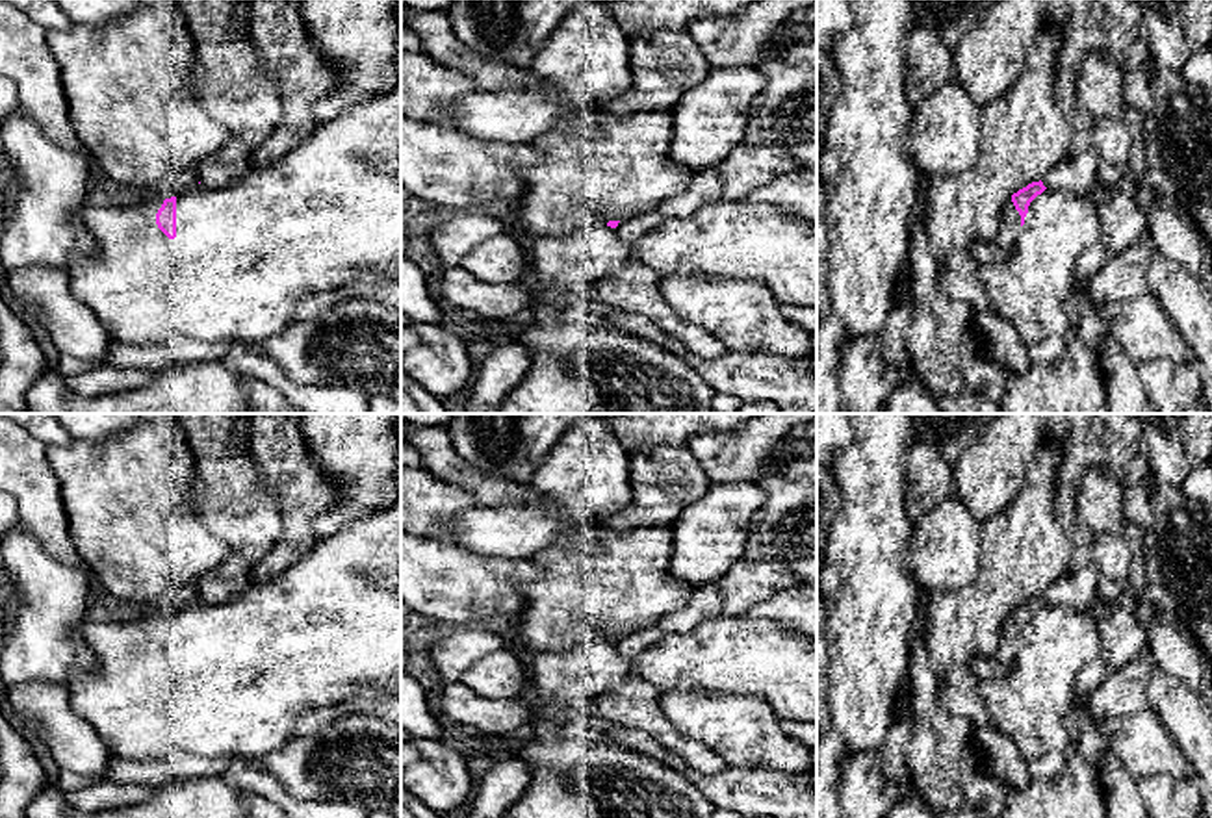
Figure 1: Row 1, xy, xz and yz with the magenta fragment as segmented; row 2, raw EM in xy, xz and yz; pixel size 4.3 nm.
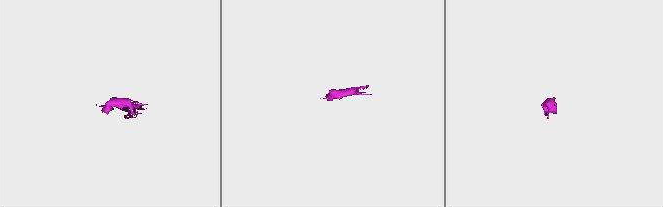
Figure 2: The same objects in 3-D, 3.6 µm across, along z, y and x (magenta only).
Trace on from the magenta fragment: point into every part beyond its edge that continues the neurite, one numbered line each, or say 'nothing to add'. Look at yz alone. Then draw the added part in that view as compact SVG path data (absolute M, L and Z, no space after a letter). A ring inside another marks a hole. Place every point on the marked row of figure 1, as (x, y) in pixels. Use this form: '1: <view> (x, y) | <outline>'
1: yz (1031, 290) | M1045 189L1025 217L1021 234L1002 263L982 263L982 282L993 312L1015 326L1026 343L1052 334L1071 336L1077 262L1101 237L1091 197Z

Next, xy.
1: xy (316, 219) | M401 80L395 87L351 106L340 117L314 126L297 148L275 160L267 167L252 167L247 174L223 187L202 184L176 195L176 237L169 239L156 224L156 213L163 202L141 198L134 204L115 208L82 206L74 215L74 224L84 228L95 243L93 252L74 252L69 260L71 293L89 306L108 328L113 343L154 345L163 343L173 334L197 338L202 341L225 343L262 343L278 336L293 323L299 300L310 293L347 288L364 273L373 271L390 278L401 278Z

